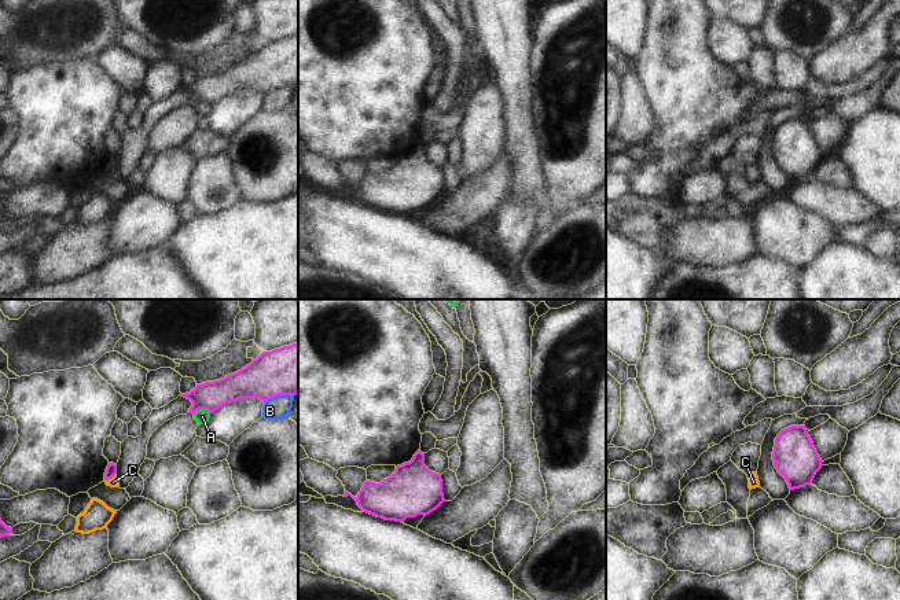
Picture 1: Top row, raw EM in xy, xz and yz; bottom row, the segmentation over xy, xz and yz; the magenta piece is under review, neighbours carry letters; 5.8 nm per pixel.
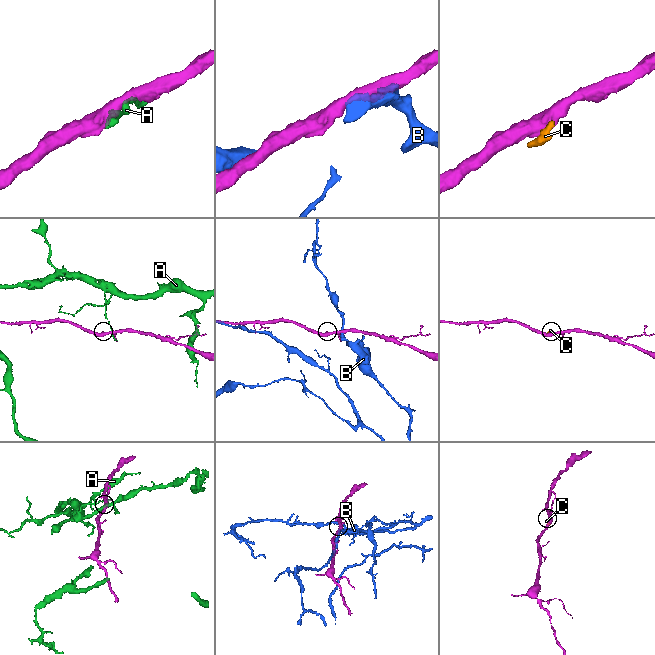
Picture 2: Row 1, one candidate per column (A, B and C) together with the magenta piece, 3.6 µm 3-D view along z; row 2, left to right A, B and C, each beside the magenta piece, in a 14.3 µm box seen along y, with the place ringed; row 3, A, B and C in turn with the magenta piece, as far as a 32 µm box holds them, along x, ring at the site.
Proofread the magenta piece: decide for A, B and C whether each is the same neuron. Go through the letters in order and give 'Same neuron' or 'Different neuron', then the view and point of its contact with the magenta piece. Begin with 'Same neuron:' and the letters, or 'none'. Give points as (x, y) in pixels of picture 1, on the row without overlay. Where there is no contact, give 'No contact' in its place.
Same neuron: none
A: Different neuron. Touches magenta at xy (201, 100)
B: Different neuron. Touches magenta at xy (278, 87)
C: Different neuron. Touches magenta at xy (110, 170)

